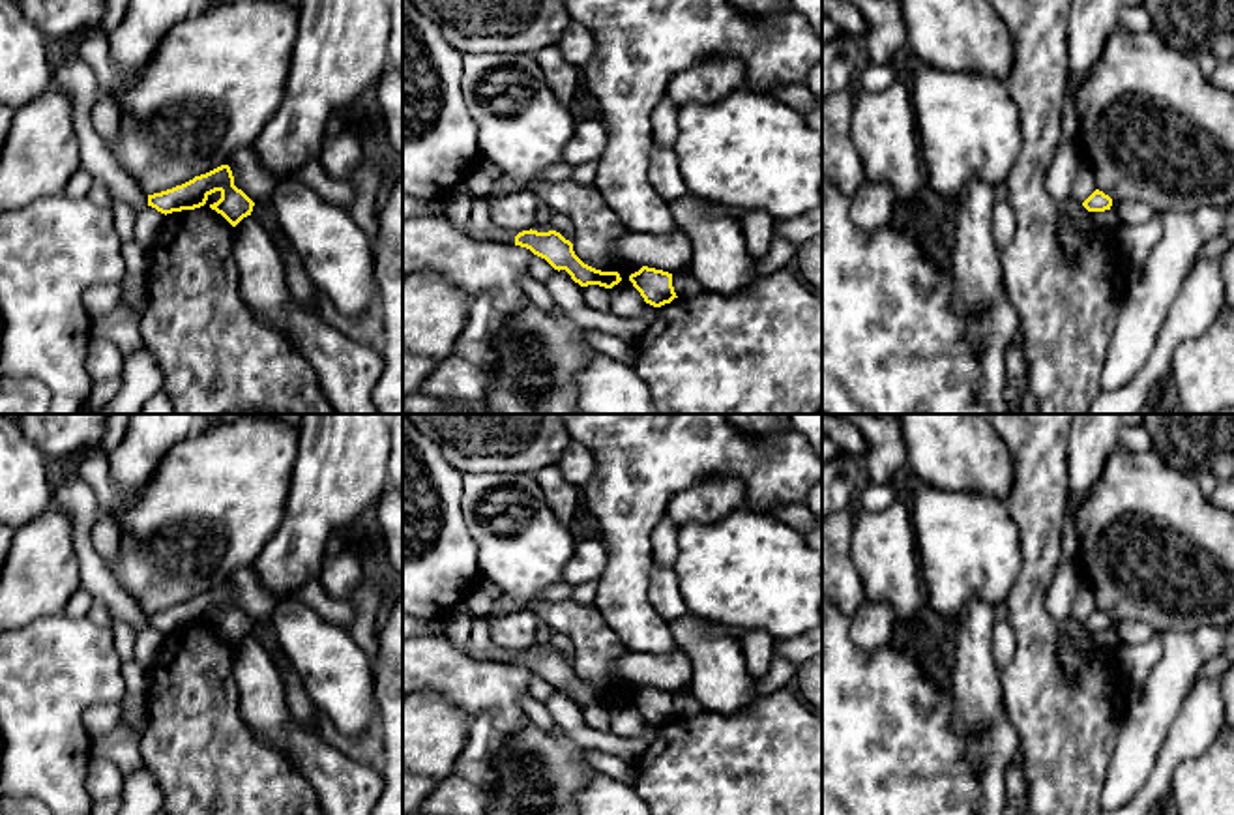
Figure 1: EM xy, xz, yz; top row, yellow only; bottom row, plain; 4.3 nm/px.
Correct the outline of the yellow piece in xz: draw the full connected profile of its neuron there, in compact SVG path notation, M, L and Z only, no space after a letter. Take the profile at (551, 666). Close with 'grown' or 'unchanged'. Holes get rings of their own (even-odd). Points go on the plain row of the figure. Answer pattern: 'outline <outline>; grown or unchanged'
outline M522 650L515 656L515 665L530 669L534 674L545 678L554 689L566 689L580 706L599 704L612 708L622 701L618 691L601 691L584 684L573 671L573 663L560 652Z; unchanged

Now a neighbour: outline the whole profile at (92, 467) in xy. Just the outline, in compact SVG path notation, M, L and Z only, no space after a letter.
M94 446L82 453L77 455L77 476L84 480L92 491L95 493L97 506L109 513L114 515L120 508L120 498L112 493L112 476L109 470L109 452L101 446Z

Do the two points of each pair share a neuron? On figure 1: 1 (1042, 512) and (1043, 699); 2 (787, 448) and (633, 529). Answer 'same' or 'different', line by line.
1: same
2: same

